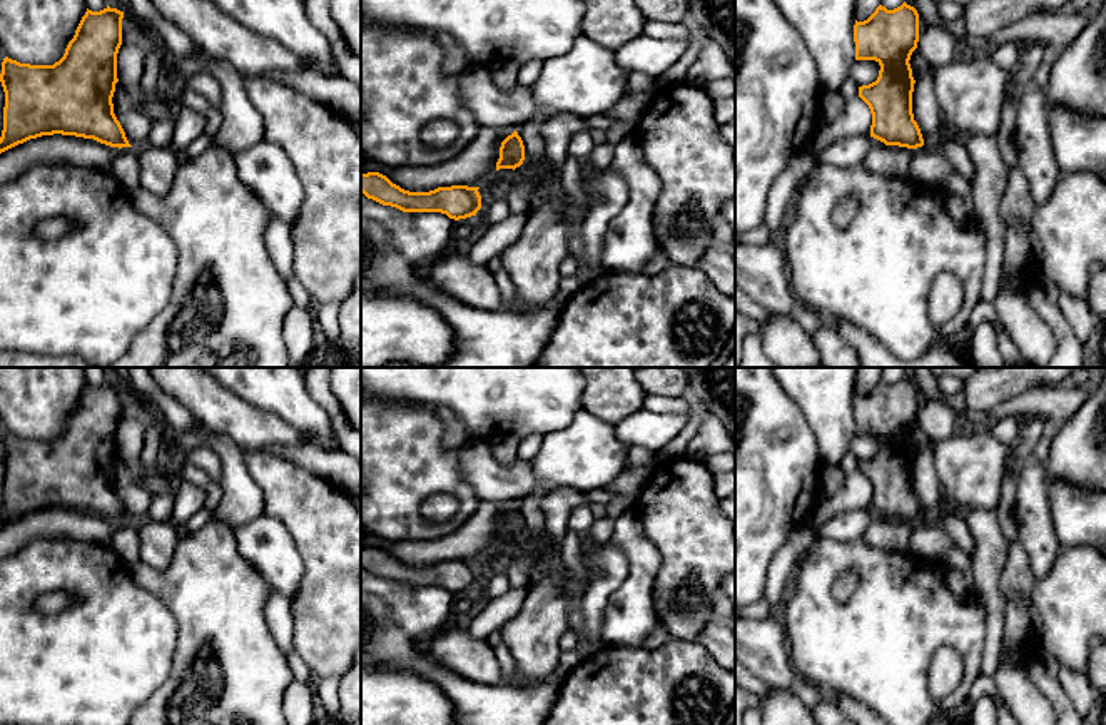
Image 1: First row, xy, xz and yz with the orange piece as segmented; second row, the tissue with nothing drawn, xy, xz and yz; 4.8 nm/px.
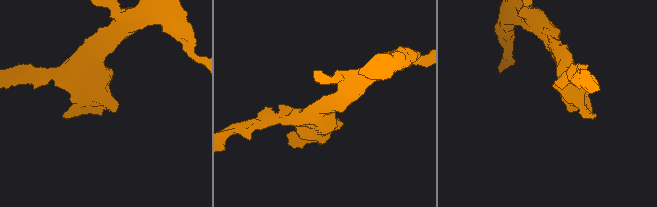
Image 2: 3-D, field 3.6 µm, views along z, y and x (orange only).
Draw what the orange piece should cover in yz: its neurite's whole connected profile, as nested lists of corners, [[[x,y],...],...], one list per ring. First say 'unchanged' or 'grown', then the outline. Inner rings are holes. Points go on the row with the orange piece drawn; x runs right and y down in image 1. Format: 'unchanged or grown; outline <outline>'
unchanged; outline [[[906,2],[894,10],[879,5],[867,20],[855,20],[854,42],[855,60],[875,60],[880,65],[877,80],[859,87],[859,97],[869,105],[872,114],[870,137],[885,145],[907,149],[922,147],[924,139],[912,114],[912,92],[916,80],[909,63],[919,42],[917,10]]]

